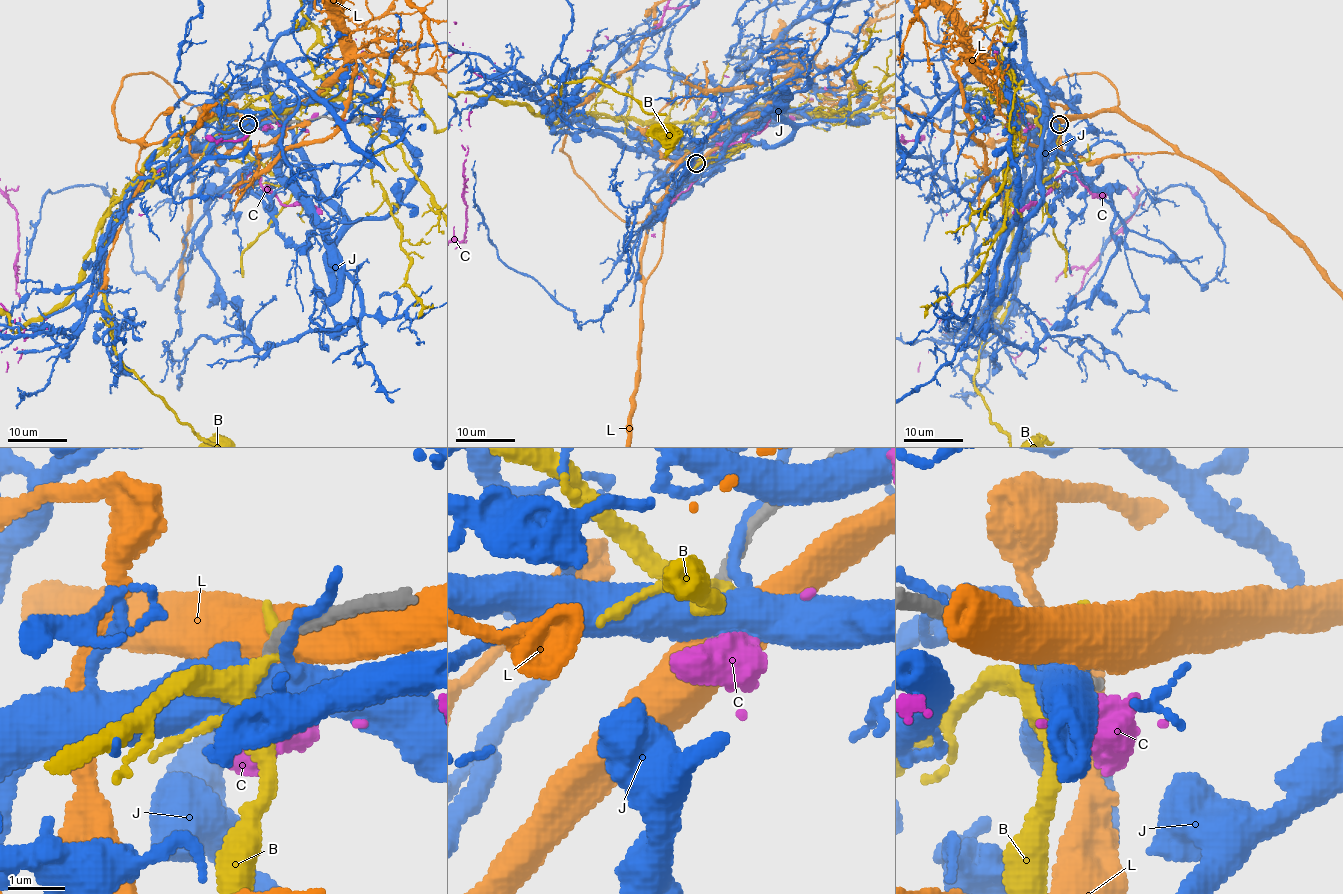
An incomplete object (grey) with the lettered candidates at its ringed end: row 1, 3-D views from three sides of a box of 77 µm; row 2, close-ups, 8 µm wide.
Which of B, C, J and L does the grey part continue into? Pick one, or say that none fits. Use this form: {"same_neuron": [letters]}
{"same_neuron": []}

